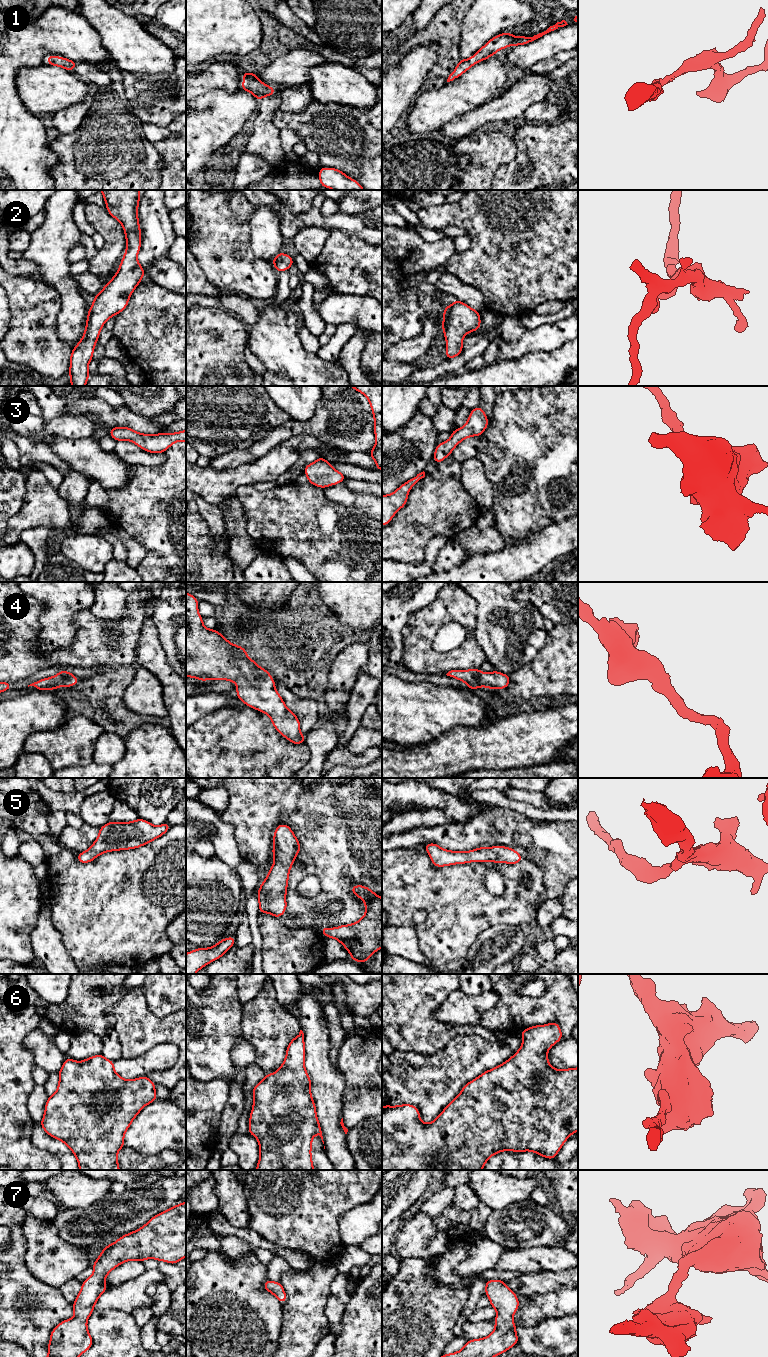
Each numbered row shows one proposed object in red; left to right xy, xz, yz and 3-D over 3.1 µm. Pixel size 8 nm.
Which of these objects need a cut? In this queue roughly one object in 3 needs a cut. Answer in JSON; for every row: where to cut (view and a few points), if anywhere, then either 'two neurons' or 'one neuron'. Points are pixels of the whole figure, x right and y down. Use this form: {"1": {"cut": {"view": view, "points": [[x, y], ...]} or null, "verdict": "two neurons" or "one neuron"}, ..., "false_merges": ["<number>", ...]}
{"1": {"cut": null, "verdict": "one neuron"}, "2": {"cut": null, "verdict": "one neuron"}, "3": {"cut": null, "verdict": "one neuron"}, "4": {"cut": null, "verdict": "one neuron"}, "5": {"cut": null, "verdict": "one neuron"}, "6": {"cut": null, "verdict": "one neuron"}, "7": {"cut": null, "verdict": "one neuron"}, "false_merges": []}

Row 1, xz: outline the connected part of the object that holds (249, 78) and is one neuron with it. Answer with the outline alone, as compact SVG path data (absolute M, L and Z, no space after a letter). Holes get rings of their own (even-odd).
M243 72L243 84L241 90L252 93L258 102L265 96L273 96L275 87L267 86L260 81L255 73Z

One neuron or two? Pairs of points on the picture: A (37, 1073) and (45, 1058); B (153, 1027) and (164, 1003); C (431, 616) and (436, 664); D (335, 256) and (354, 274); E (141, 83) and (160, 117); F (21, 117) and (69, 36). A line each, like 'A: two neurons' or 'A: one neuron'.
A: two neurons
B: two neurons
C: one neuron
D: one neuron
E: one neuron
F: one neuron

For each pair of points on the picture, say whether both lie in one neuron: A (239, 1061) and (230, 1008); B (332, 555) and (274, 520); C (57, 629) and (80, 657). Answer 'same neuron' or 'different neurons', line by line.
A: different neurons
B: same neuron
C: different neurons

